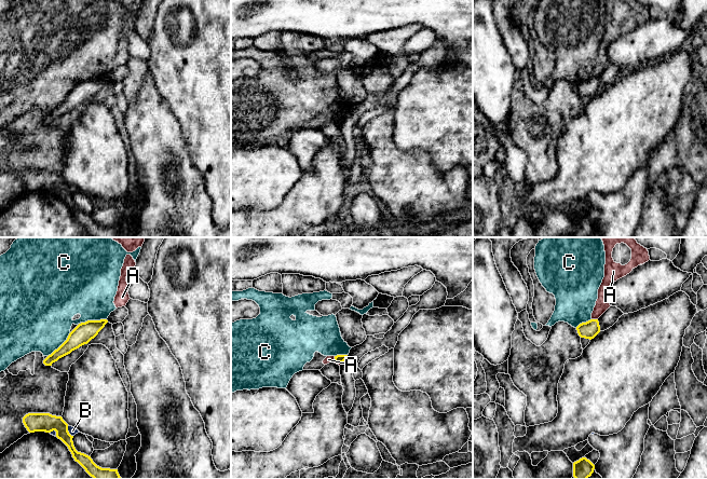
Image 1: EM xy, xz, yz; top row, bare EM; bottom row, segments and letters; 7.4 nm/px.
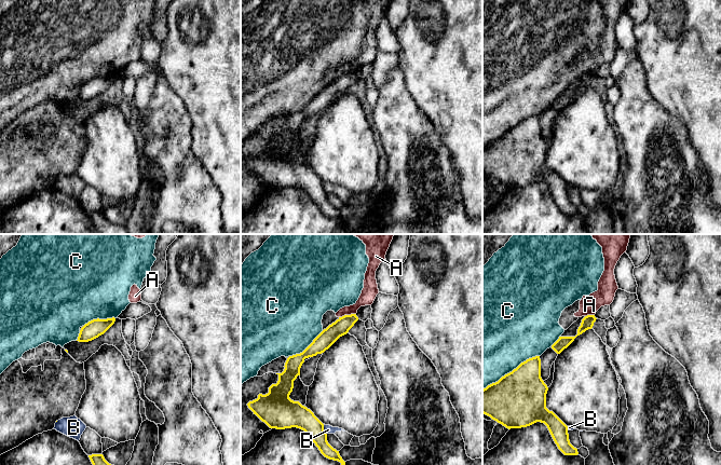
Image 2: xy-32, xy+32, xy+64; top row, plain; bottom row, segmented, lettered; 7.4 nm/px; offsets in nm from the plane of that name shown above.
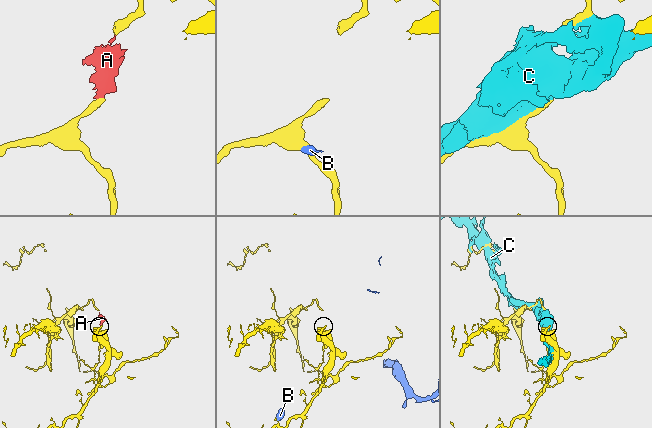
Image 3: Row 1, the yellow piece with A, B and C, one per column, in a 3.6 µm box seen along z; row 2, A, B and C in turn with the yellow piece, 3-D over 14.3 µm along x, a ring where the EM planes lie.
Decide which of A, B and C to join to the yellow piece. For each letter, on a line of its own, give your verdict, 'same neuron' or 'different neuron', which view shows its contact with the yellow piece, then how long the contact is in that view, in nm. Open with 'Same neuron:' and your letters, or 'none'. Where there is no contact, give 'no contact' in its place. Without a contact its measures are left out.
Same neuron: none
A: different neuron; contact in xz; length 80 nm
B: different neuron; contact in xy; length 100 nm
C: different neuron; contact in xy; length 260 nm

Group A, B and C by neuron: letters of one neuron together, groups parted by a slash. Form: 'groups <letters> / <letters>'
groups A C / B

